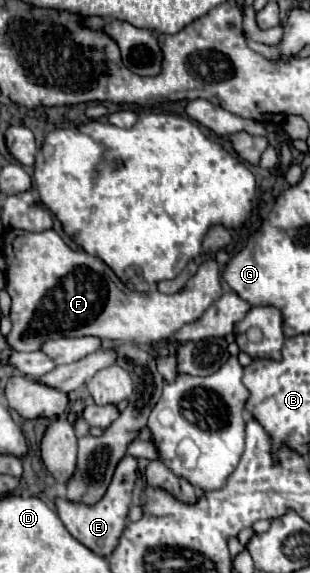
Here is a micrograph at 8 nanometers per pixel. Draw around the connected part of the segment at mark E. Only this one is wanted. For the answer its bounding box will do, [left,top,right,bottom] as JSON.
[55,456,137,556]

